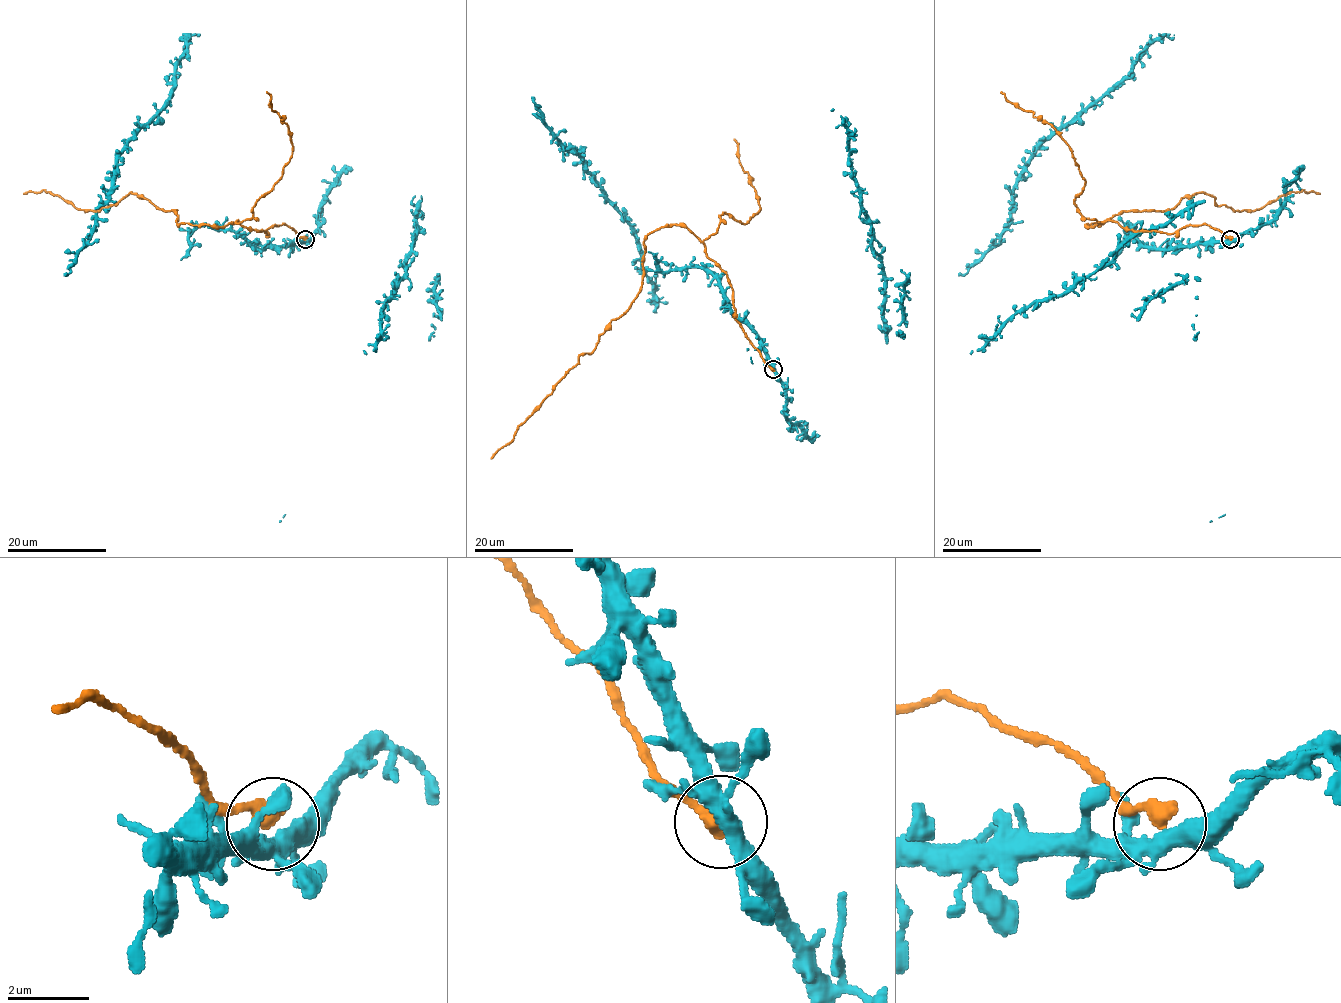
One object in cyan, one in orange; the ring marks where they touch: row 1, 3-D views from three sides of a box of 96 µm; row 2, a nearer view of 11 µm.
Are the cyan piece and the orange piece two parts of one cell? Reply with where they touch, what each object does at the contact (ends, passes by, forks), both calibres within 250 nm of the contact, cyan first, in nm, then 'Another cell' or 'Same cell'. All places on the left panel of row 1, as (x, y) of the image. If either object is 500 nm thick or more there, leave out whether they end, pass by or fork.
Place: (305, 239). At the ring cyan forks. At the ring orange ends. Thickness 360 nm (cyan) against 400 nm. Another cell

